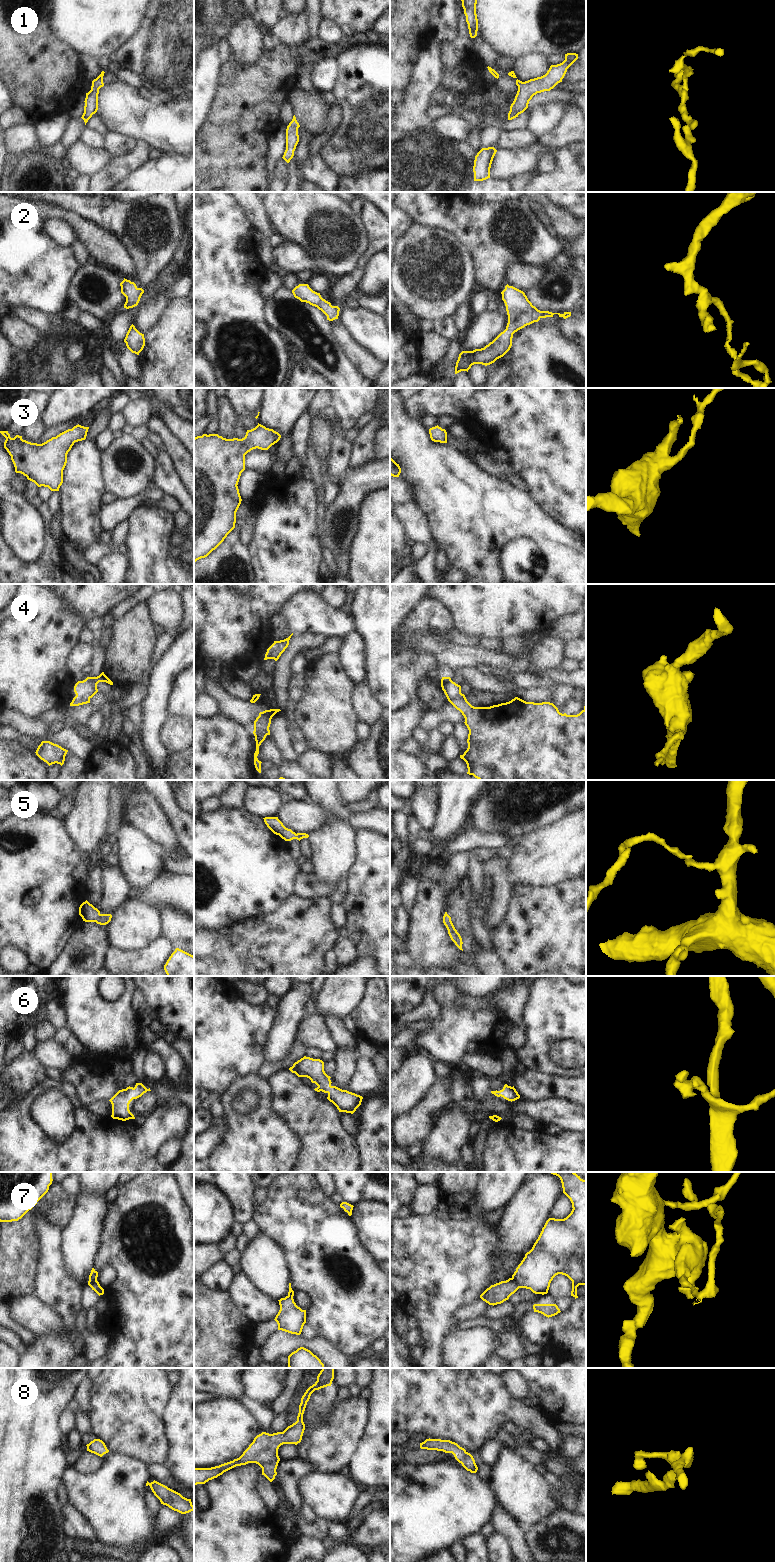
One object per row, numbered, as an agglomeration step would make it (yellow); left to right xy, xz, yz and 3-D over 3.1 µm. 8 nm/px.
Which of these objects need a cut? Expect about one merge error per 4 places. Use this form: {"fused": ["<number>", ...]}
{"fused": ["7"]}

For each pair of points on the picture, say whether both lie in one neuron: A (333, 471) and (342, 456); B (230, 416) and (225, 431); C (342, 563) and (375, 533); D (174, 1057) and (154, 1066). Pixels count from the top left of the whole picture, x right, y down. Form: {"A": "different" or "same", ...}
{"A": "same", "B": "same", "C": "different", "D": "different"}

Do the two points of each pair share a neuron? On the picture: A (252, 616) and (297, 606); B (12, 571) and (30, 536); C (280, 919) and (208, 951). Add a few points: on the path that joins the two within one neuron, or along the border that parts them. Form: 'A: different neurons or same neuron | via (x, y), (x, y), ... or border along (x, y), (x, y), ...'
A: different neurons | border along (297, 594), (279, 611)
B: different neurons | border along (10, 547), (20, 559), (31, 563)
C: same neuron | via (262, 932), (243, 951), (226, 951)

